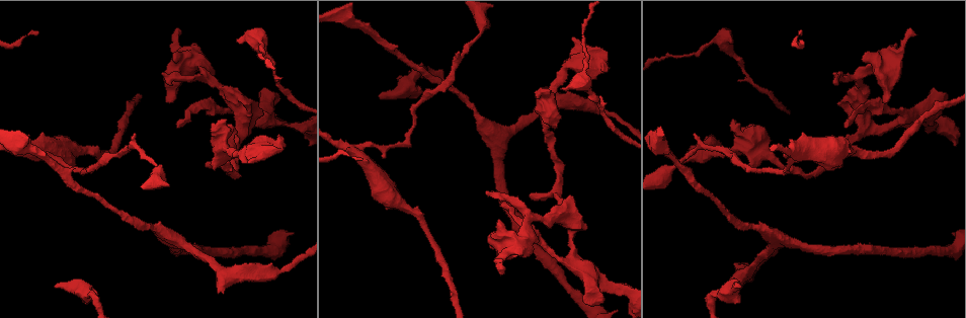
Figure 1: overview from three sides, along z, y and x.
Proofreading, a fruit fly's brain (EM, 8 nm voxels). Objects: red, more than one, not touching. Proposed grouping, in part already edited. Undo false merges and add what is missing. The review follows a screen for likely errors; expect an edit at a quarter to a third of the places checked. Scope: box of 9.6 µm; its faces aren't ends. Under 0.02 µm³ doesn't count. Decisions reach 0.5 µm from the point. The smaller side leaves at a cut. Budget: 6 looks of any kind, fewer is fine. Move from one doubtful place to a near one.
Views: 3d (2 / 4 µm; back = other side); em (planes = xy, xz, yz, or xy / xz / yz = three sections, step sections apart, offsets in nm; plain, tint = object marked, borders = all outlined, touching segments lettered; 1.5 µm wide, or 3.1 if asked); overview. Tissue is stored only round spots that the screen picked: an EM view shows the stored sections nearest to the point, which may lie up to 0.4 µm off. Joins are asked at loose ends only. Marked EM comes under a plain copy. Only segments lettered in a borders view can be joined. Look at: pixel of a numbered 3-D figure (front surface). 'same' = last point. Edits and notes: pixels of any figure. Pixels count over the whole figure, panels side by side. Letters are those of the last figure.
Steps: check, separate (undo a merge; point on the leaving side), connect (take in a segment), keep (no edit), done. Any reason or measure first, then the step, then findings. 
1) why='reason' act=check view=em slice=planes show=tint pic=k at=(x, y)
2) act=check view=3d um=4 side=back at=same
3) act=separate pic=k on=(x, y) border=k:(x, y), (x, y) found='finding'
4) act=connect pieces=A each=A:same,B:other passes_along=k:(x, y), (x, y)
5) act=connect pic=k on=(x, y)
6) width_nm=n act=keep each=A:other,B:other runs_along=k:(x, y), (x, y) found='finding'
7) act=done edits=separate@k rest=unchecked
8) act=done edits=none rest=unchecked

why='branch stops here' act=check view=3d um=4 pic=1 at=(834, 73)

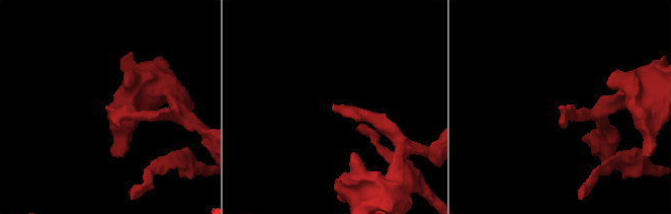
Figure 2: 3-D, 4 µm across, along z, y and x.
act=check view=em slice=xy step=4 show=tint pic=2 at=(334, 106)

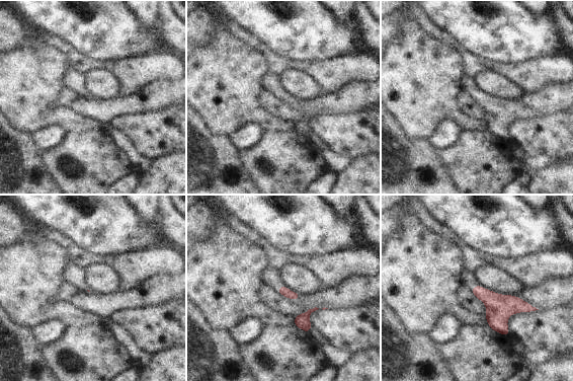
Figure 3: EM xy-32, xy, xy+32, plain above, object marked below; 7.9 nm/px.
why='cut it another way' act=check view=em slice=planes show=borders at=same

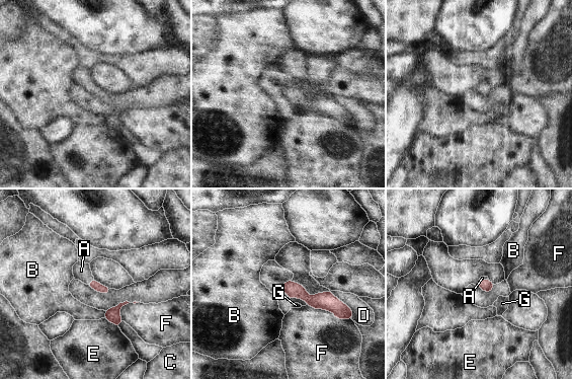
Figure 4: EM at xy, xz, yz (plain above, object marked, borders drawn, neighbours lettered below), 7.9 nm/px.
act=connect pieces=A each=A:same,B:other,C:other,D:other,E:other,F:other,G:other passes_along=4:(93, 284), (91, 281), (81, 271) found='it goes on there'

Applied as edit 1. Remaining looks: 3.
why='abrupt turn' act=check view=3d um=2 pic=1 at=(934, 127)

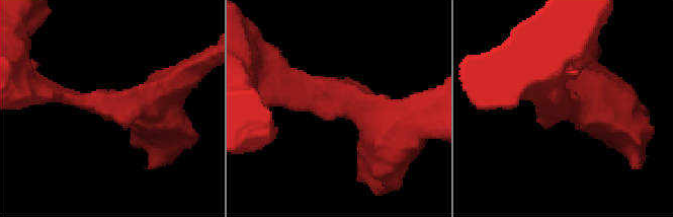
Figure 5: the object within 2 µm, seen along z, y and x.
arm_widths_nm=220,440 act=check view=em slice=yz step=8 show=tint pic=5 at=(125, 101)

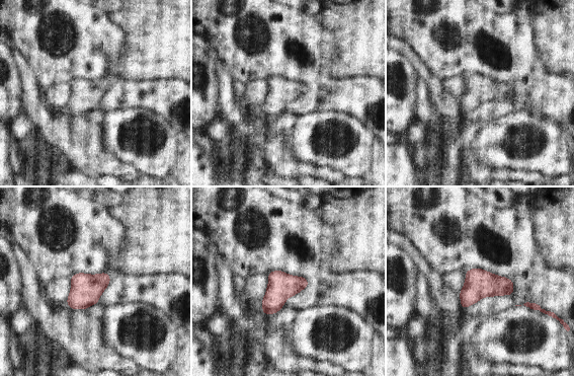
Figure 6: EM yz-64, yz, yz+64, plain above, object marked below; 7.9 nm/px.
why='another direction' act=check view=em slice=planes show=borders at=same

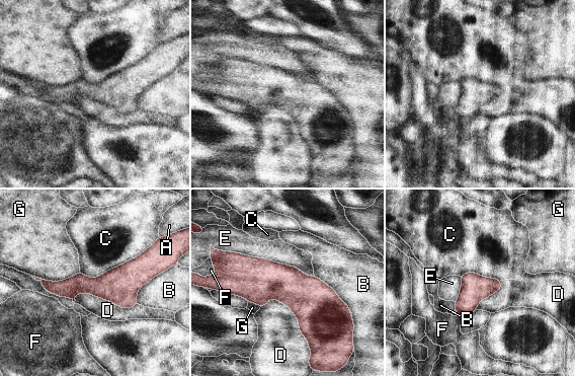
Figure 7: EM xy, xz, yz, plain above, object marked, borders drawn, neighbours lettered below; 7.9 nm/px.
width_nm=220 act=keep each=A:other,B:other,C:other,D:other,E:other,F:other,G:other border=7:(150, 245), (96, 277), (80, 273) found='all the same neuron'

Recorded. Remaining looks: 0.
act=done edits=connect@4 rest=unchecked

